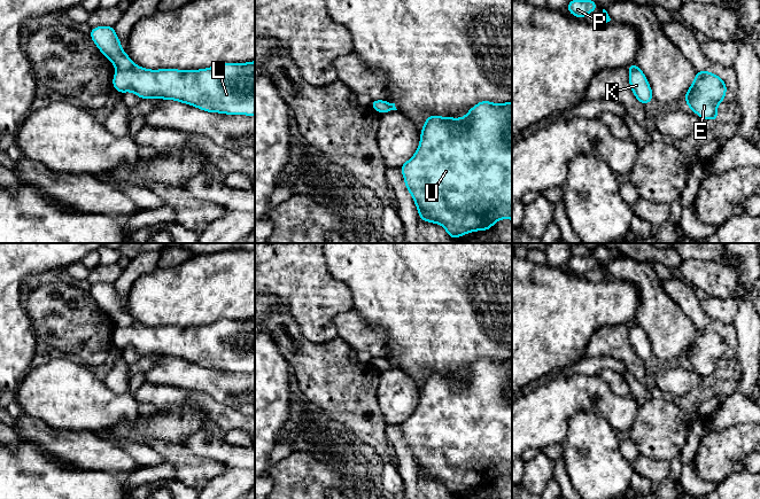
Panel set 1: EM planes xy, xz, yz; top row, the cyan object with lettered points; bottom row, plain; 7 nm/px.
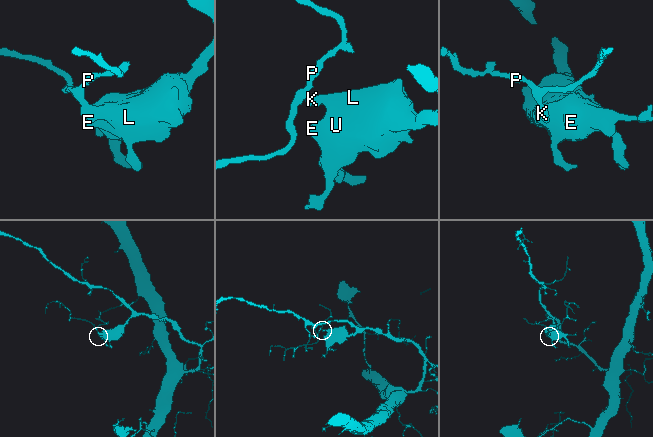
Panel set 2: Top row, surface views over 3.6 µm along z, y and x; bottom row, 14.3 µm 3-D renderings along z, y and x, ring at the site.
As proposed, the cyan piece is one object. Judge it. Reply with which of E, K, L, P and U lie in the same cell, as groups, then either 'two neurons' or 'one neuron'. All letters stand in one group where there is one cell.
groups E K L U / P; two neurons

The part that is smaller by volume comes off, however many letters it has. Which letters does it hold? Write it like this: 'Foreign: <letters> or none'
Foreign: P

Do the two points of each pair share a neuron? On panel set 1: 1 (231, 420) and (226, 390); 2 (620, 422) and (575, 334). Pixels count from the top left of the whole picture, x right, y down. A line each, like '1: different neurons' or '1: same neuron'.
1: different neurons
2: different neurons

